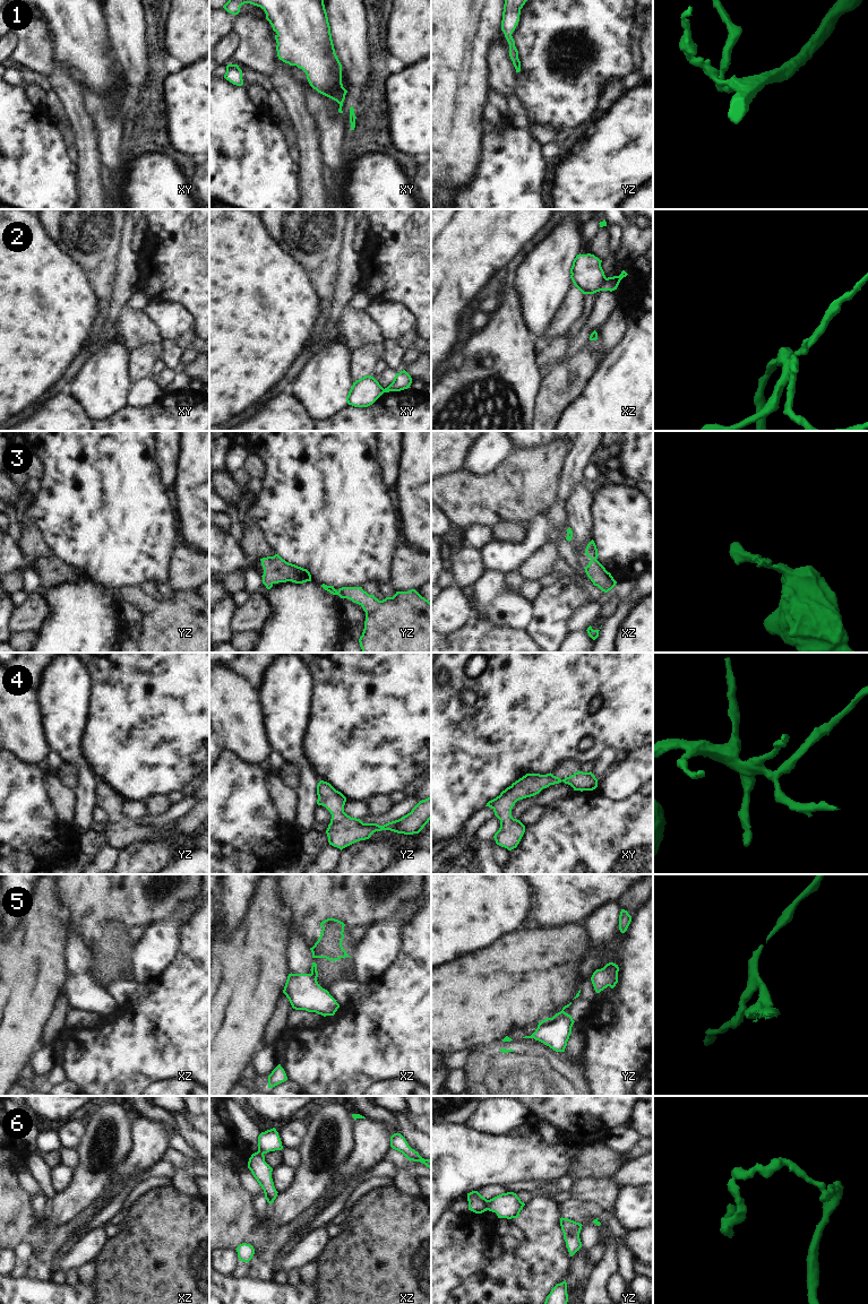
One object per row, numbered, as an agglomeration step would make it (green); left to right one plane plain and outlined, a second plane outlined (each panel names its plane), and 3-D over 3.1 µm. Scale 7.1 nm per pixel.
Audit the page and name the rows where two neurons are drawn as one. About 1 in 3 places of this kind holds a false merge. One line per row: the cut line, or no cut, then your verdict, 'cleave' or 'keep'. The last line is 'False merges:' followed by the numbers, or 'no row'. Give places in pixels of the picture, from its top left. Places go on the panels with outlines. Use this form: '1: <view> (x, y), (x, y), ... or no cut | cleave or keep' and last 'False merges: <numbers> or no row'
1: no cut | keep
2: xz (607, 278), (600, 290) | cleave
3: no cut | keep
4: no cut | keep
5: xz (310, 974), (316, 981) | cleave
6: yz (489, 1200), (487, 1209) | cleave
False merges: 2, 5, 6

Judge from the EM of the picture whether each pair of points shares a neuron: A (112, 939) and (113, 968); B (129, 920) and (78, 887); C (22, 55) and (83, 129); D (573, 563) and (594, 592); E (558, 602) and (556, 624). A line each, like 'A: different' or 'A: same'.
A: same
B: same
C: same
D: same
E: same

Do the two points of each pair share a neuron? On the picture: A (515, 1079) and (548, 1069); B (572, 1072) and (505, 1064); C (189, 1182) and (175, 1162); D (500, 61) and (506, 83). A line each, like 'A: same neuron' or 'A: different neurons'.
A: same neuron
B: same neuron
C: same neuron
D: same neuron

